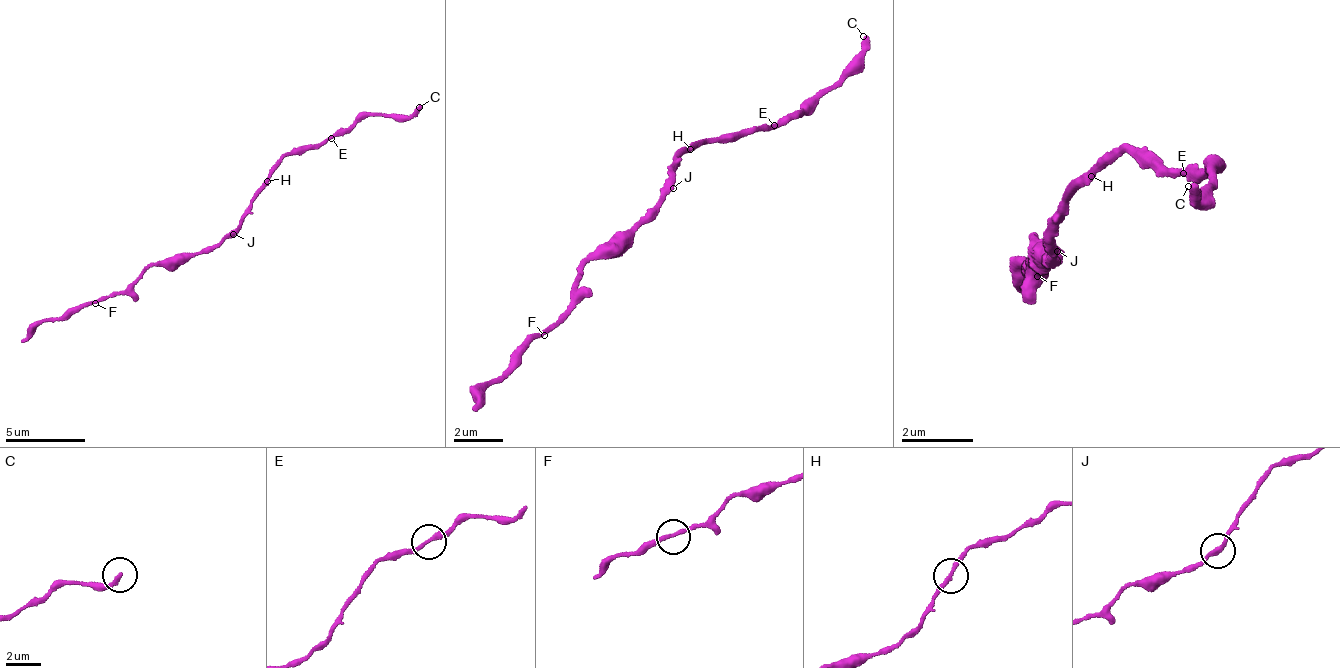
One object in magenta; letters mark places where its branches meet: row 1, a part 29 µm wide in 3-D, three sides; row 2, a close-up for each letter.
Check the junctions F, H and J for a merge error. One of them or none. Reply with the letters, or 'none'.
none

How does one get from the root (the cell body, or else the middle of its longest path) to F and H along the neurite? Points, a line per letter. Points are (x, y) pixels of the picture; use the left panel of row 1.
F: (231, 232), (213, 247), (154, 264), (141, 279), (95, 303)
H: (231, 232), (266, 179)

